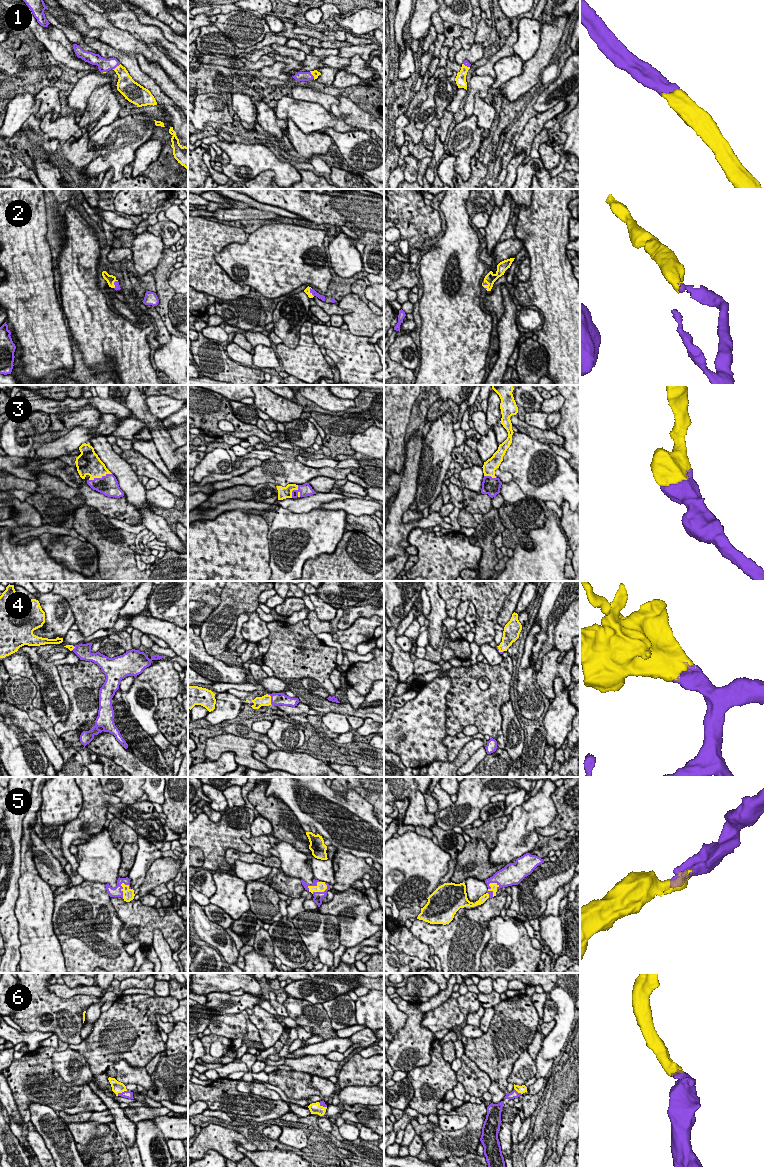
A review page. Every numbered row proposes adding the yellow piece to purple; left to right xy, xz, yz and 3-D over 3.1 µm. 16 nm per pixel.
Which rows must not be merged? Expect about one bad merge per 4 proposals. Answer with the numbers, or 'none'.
none

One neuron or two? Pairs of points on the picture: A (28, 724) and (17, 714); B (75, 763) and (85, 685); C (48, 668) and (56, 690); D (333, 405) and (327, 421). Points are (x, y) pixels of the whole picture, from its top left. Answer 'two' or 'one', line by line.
A: one
B: two
C: one
D: two

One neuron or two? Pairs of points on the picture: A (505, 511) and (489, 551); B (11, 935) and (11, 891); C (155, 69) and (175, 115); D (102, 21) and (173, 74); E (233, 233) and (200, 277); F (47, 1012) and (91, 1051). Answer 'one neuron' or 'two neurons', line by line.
A: two neurons
B: one neuron
C: two neurons
D: one neuron
E: one neuron
F: two neurons

